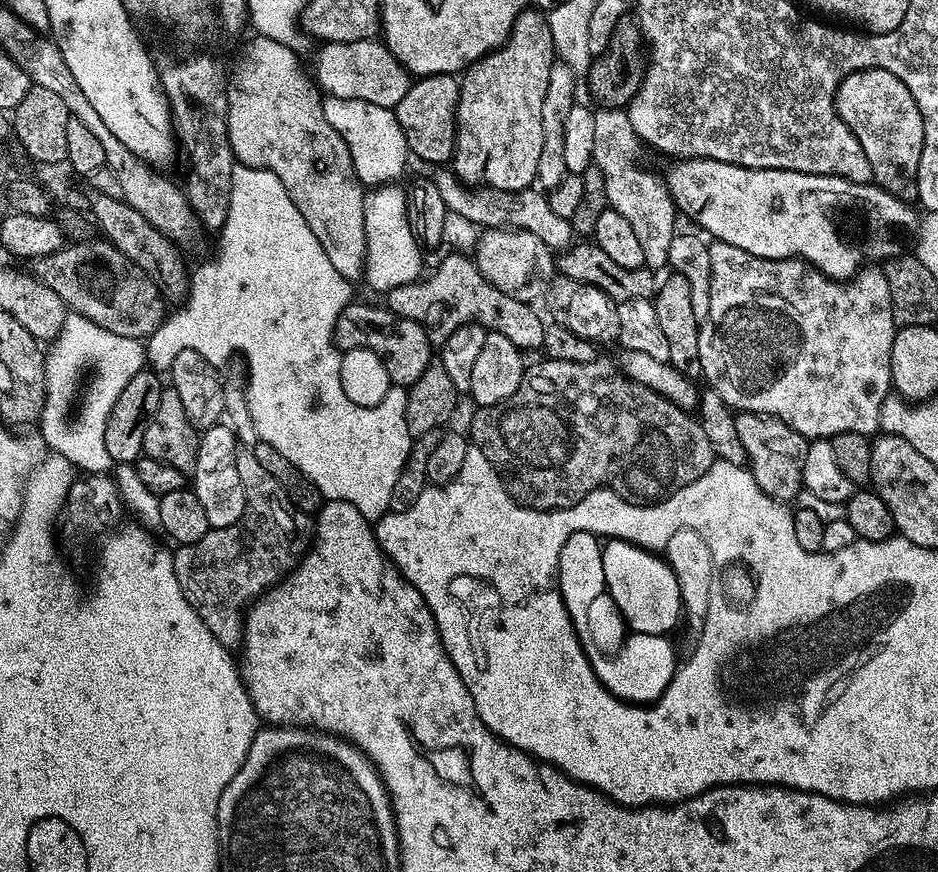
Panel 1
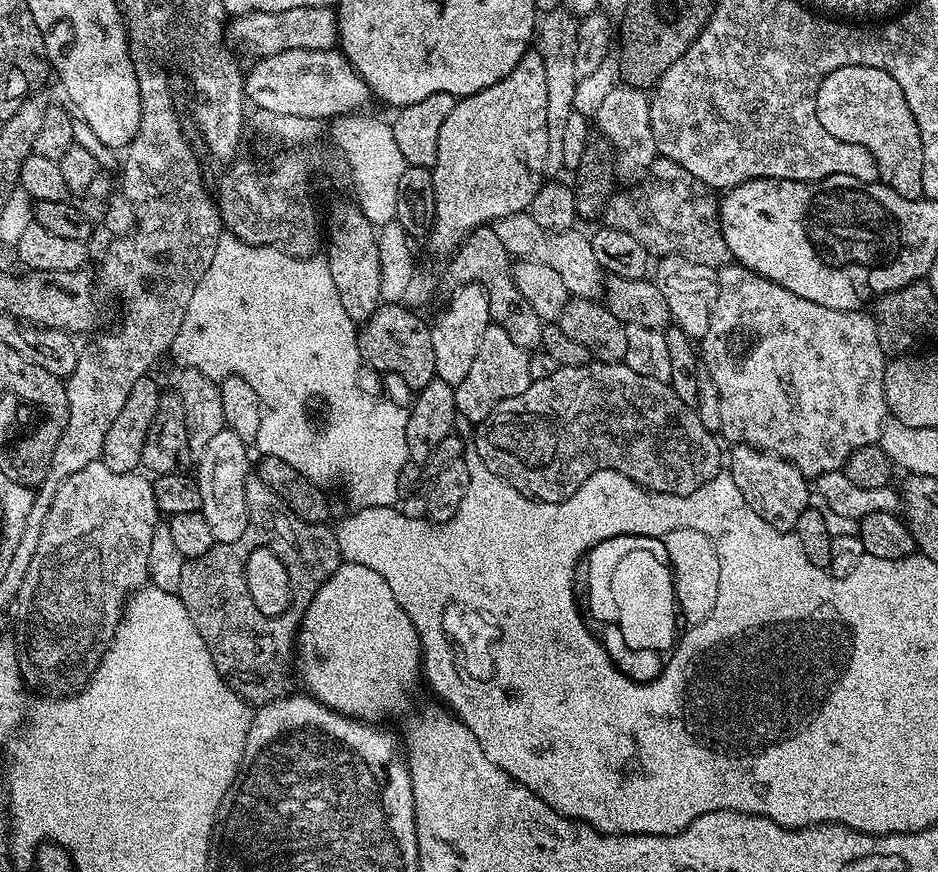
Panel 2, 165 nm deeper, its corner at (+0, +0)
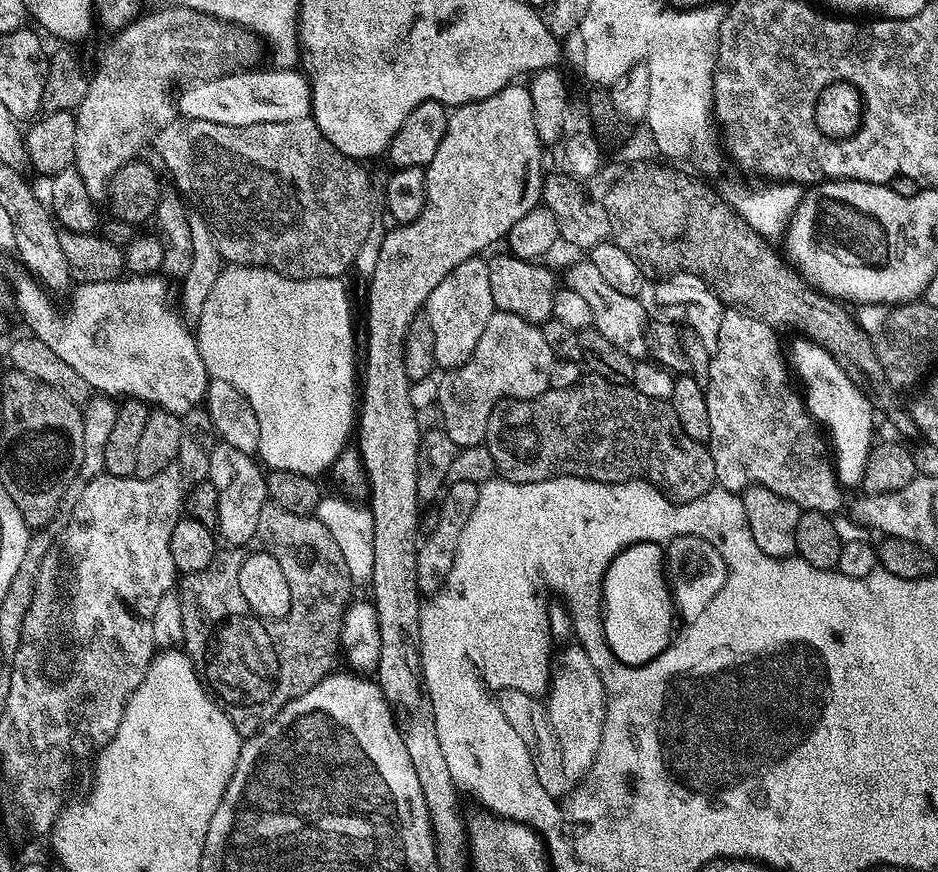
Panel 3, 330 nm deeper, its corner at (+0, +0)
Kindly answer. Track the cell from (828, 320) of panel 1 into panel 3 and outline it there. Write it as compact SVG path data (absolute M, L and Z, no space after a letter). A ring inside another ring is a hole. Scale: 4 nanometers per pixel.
M728 310L722 318L718 346L711 353L704 390L706 411L710 416L710 438L706 447L714 458L716 484L724 487L721 489L728 494L740 494L753 484L761 484L763 488L774 490L774 494L794 500L802 510L832 514L840 504L842 489L826 455L825 437L808 415L801 393L792 392L790 368L785 357L784 360L780 357L780 340L776 332L773 325L747 310Z

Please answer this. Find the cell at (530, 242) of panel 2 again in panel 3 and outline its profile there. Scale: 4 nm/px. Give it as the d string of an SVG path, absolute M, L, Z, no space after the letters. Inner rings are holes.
M584 258L581 264L570 265L568 273L562 276L562 280L567 288L574 290L574 294L579 294L590 305L592 327L598 330L598 334L602 334L602 338L614 342L614 346L618 346L618 350L622 350L622 354L626 354L634 361L643 361L649 355L644 308L639 304L641 301L637 297L627 296L619 290L612 289L598 275L598 269L588 258Z

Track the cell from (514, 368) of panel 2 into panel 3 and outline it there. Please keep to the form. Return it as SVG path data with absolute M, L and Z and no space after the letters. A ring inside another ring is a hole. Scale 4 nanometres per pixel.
M499 310L492 313L490 322L486 322L486 330L482 330L482 338L474 346L474 352L462 362L462 366L449 368L443 373L440 385L436 388L436 404L440 407L442 431L454 442L457 449L473 448L484 444L486 426L490 422L490 414L494 406L502 400L533 400L549 389L550 368L554 361L550 346L546 346L546 338L539 327L509 312Z

